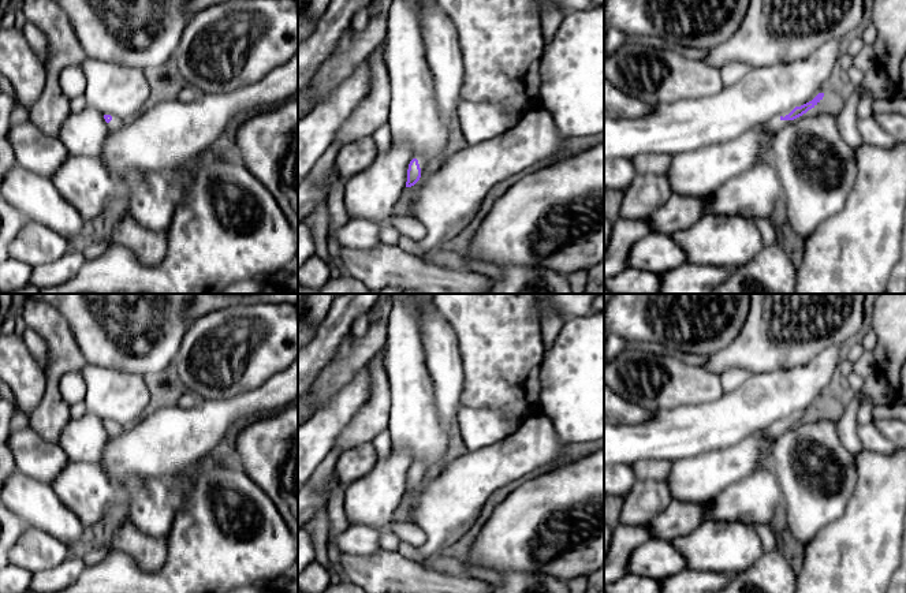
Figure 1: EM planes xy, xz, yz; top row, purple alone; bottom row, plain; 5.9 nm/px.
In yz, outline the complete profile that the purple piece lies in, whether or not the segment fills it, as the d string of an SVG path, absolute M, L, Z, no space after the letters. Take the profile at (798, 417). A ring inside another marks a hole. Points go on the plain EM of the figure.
M819 399L812 407L809 407L801 413L795 413L784 424L783 422L772 424L769 428L764 429L765 436L768 436L771 439L776 439L778 436L782 435L782 432L784 430L786 426L794 426L794 425L802 422L809 415L814 414L823 406L823 403L824 403L824 399Z

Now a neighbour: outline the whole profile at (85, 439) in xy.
M86 411L78 419L68 419L57 444L72 462L100 465L109 437L104 421Z

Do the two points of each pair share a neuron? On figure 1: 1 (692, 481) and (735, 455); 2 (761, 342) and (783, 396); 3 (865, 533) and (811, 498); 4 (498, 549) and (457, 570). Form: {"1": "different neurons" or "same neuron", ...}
{"1": "same neuron", "2": "different neurons", "3": "different neurons", "4": "different neurons"}

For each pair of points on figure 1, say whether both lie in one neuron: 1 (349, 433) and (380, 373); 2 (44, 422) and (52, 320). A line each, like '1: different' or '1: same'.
1: same
2: same

